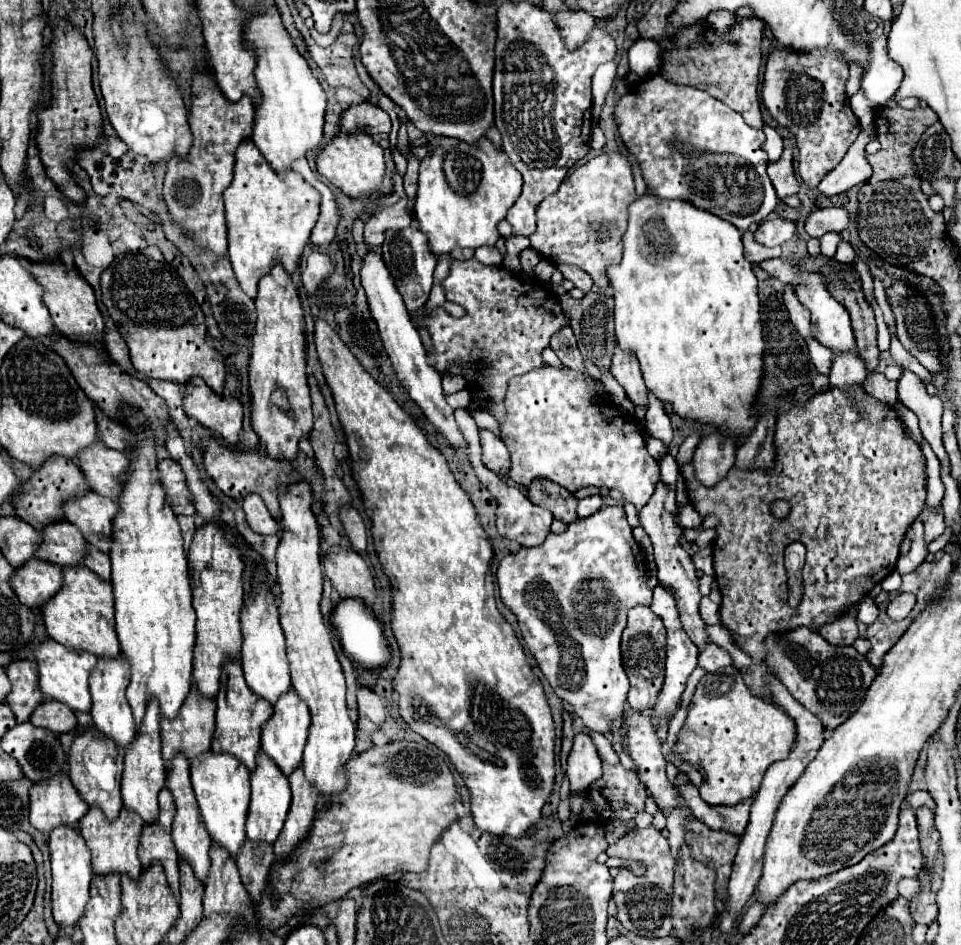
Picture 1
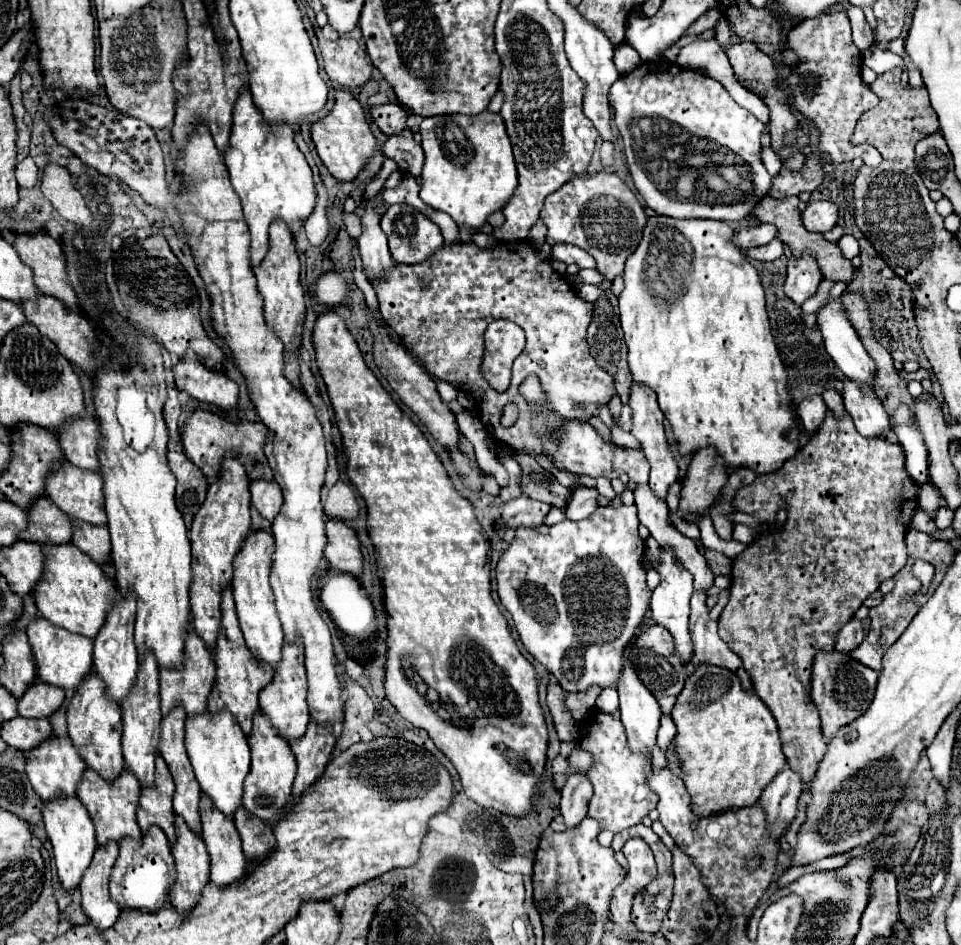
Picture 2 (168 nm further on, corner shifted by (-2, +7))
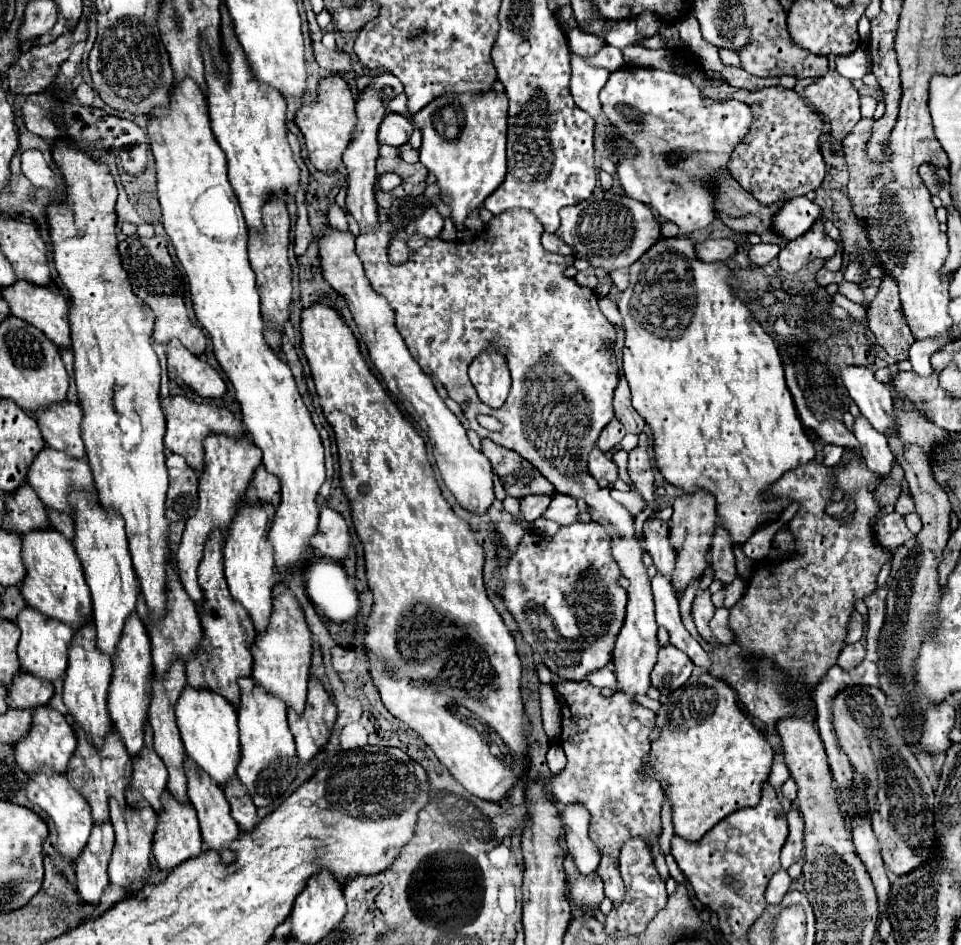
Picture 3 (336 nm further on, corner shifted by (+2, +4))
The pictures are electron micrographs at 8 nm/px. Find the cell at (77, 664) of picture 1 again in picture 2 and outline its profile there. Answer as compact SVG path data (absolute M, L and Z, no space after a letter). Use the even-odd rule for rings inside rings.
M43 617L29 623L27 637L29 637L29 645L33 649L39 681L61 687L61 689L73 689L75 691L91 673L93 641L89 637L81 637L81 635L69 633L65 629L59 629L57 625L51 625Z

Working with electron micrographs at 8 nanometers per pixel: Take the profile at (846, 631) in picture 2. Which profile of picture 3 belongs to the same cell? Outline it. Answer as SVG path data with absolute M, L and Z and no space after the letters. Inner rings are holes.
M855 642L855 644L847 644L841 654L839 654L839 660L837 660L837 666L841 666L843 670L851 670L855 666L859 666L865 658L865 652L863 652L863 646L861 642Z

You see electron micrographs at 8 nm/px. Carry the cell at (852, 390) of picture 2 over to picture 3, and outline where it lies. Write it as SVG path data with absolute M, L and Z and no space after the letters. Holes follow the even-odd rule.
M863 416L855 418L855 438L861 444L867 468L881 480L885 480L895 464L895 456L887 446L887 438L875 428L871 428L871 424Z

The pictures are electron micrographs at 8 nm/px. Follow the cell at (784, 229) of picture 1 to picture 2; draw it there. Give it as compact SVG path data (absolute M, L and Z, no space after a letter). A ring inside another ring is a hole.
M761 223L761 225L753 225L753 227L739 227L733 243L737 243L739 249L747 251L749 247L759 247L759 245L773 241L777 237L777 233L779 231L769 223Z

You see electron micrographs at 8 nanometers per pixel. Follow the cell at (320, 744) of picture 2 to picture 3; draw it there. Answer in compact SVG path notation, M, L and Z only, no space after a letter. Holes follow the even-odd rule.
M309 678L307 702L303 714L289 710L289 728L297 742L299 764L307 764L325 744L331 734L333 722L337 718L337 708L331 702L331 696L319 682L319 678Z

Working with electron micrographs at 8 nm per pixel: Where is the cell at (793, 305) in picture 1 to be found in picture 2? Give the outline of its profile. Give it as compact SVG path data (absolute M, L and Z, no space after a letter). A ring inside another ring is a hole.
M803 255L801 259L791 257L789 265L787 265L785 285L783 285L785 295L797 307L801 307L809 297L813 297L817 293L821 279L823 279L823 275L821 275L815 259L811 259L811 255Z

